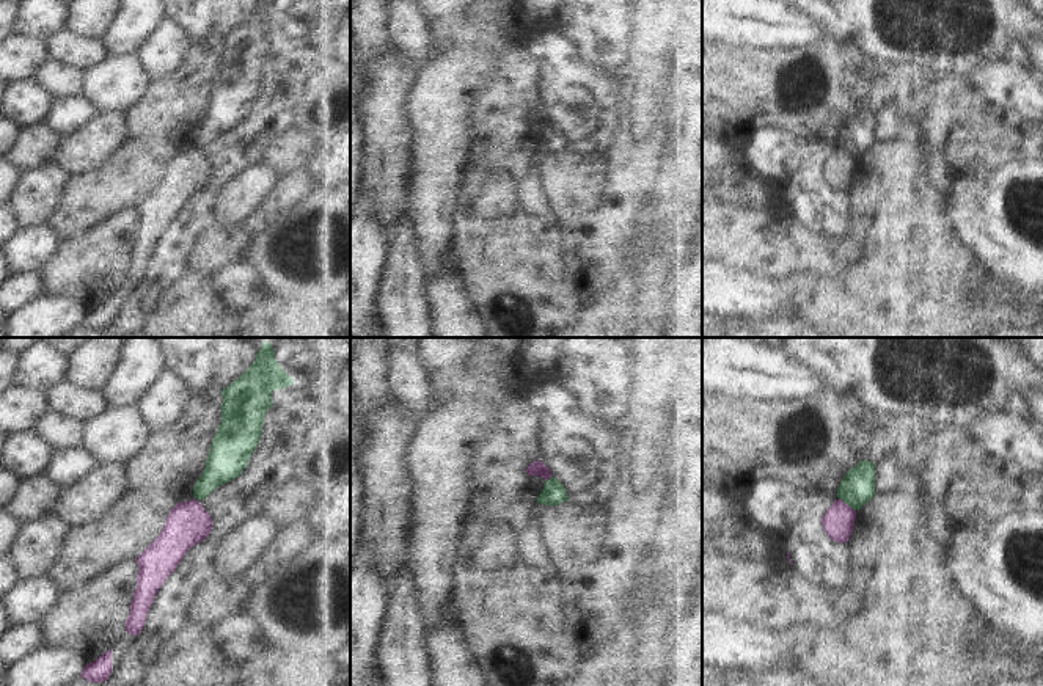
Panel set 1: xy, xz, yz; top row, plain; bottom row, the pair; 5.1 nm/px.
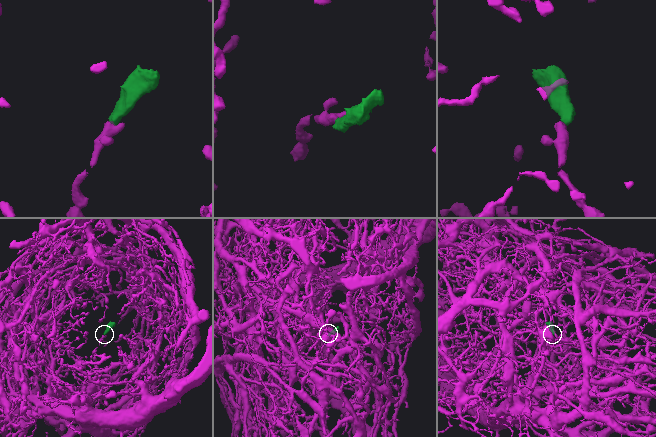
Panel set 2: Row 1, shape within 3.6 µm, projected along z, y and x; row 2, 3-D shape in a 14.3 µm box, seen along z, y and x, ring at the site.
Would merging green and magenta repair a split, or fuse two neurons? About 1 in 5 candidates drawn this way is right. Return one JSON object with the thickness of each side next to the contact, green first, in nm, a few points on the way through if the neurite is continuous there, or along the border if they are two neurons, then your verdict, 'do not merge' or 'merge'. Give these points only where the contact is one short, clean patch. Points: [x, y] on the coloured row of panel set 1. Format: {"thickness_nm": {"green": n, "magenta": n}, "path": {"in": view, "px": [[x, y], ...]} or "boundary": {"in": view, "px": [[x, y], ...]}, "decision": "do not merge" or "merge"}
{"thickness_nm": {"green": 180, "magenta": 160}, "boundary": {"in": "yz", "px": [[839, 498], [855, 510]]}, "decision": "do not merge"}

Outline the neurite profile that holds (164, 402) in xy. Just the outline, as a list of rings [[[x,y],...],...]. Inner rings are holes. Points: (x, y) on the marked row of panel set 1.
[[[163,370],[137,402],[149,433],[170,429],[190,400],[190,388],[174,372]]]

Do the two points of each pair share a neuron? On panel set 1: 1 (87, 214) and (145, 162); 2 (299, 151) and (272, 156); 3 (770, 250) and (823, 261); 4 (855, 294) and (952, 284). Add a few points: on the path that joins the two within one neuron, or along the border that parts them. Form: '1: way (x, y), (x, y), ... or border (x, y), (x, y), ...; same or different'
1: way (101, 200), (131, 173); same
2: way (292, 151), (278, 156); same
3: way (783, 250), (805, 250), (811, 253); same
4: way (878, 294), (905, 294), (914, 284), (929, 284); same

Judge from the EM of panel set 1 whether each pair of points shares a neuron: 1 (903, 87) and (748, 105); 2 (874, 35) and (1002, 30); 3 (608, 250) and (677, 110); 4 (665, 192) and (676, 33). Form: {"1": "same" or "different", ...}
{"1": "same", "2": "same", "3": "different", "4": "same"}

